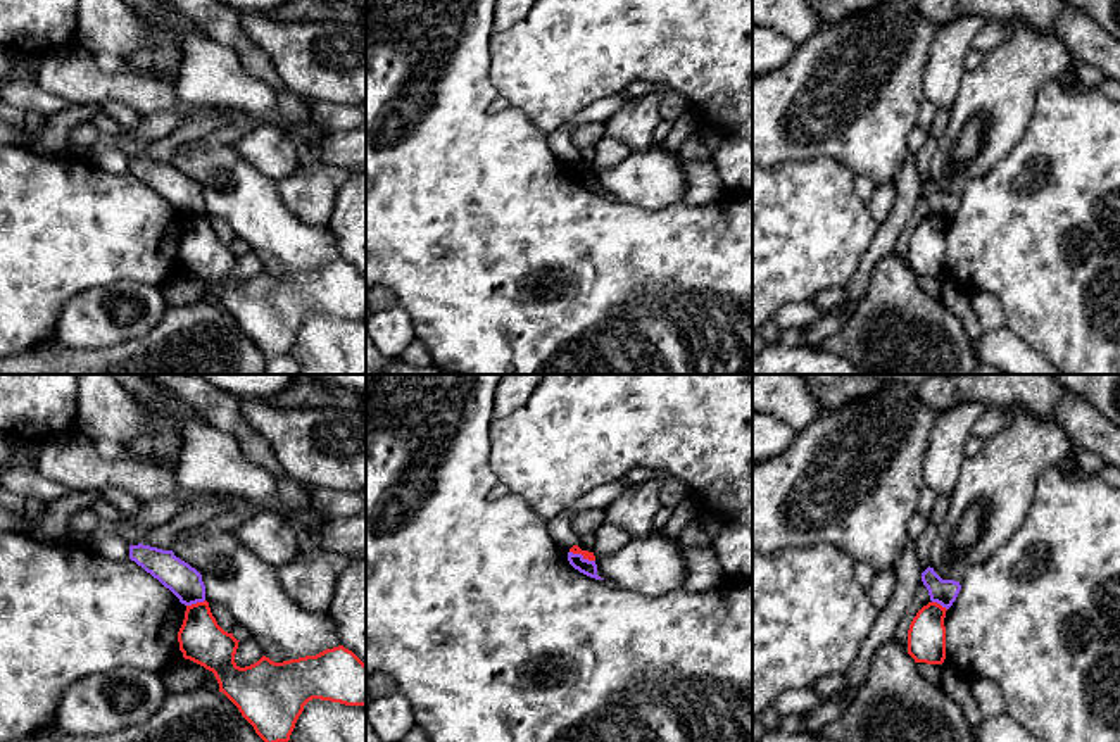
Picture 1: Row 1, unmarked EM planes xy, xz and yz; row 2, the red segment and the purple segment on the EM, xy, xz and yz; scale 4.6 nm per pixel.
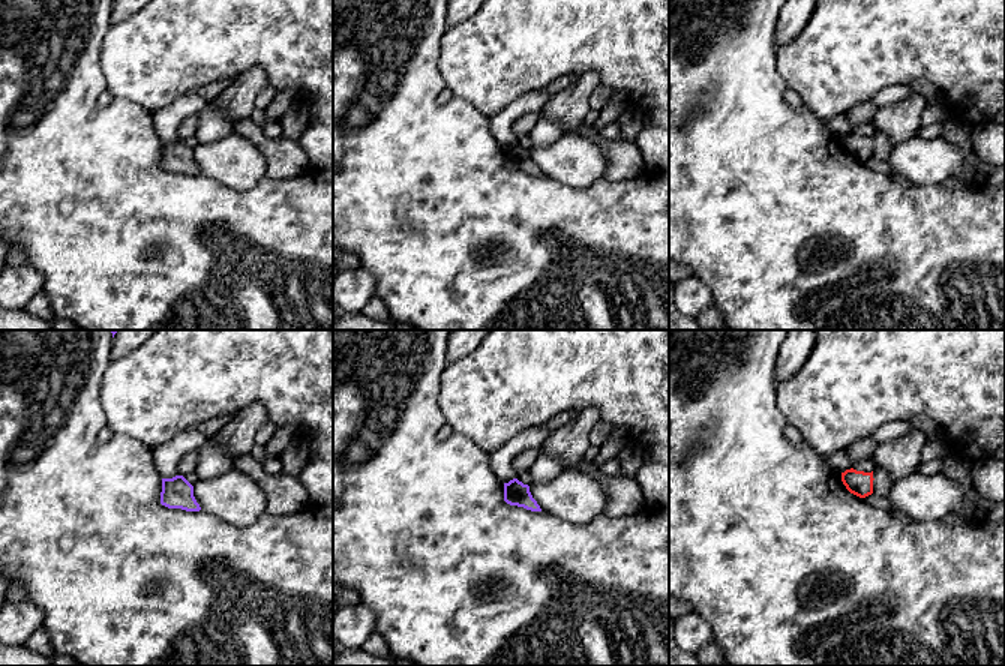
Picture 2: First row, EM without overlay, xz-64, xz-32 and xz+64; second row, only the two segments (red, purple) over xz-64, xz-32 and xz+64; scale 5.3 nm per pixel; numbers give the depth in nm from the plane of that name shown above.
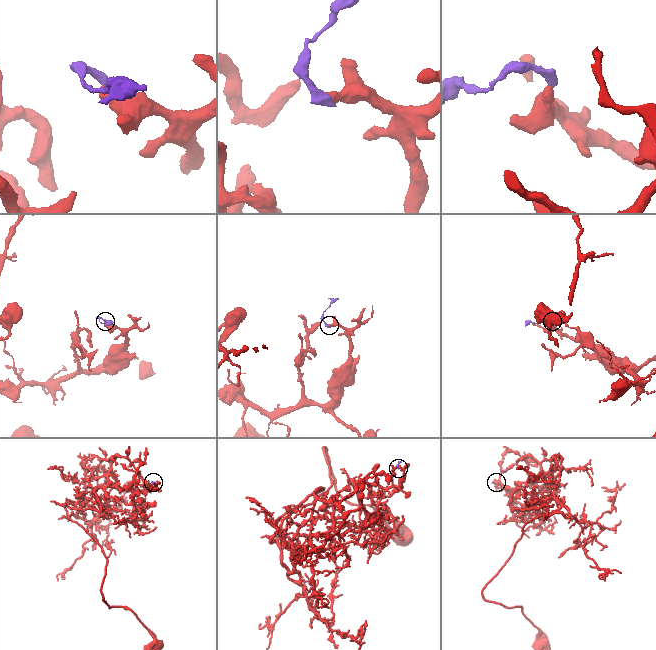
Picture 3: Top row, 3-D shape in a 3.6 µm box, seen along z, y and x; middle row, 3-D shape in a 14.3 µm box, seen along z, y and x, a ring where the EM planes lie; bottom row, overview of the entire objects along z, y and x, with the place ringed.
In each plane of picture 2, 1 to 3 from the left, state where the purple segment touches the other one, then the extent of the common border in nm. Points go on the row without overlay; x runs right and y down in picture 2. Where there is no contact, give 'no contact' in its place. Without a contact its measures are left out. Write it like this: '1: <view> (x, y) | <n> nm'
1: no contact
2: no contact
3: no contact

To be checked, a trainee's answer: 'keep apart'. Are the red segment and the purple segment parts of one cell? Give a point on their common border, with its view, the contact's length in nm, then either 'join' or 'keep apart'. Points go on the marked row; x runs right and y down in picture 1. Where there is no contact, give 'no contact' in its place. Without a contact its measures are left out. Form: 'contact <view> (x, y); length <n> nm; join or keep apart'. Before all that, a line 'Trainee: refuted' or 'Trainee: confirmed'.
Trainee: confirmed
contact xz (582, 554); length 130 nm; keep apart

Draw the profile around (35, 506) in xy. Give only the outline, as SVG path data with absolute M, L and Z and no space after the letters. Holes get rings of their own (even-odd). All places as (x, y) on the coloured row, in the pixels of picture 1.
M26 497L26 509L21 512L21 526L14 531L31 537L31 531L48 504L40 497Z

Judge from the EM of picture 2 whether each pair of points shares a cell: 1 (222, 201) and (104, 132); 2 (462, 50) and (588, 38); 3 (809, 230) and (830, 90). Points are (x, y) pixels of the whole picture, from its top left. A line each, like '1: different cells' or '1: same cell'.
1: same cell
2: same cell
3: different cells

